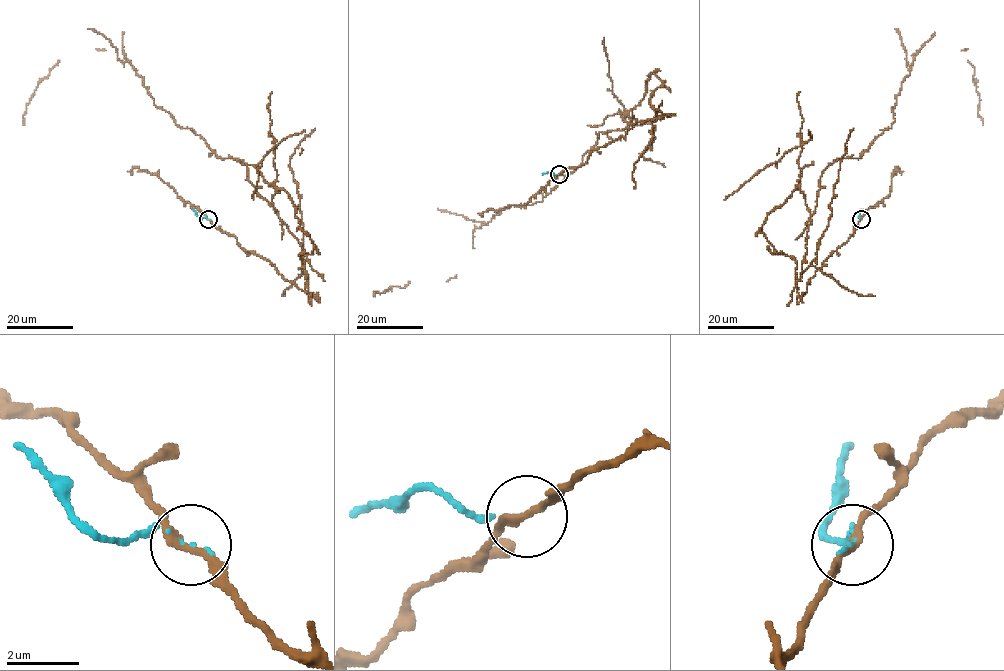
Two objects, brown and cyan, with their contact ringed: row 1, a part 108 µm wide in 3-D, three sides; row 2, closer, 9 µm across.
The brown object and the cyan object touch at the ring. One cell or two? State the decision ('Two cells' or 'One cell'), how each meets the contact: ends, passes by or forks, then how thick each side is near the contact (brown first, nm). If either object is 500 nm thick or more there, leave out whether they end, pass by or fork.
Two cells. At the ring brown passes by. At the ring cyan ends. Thickness 200 nm (brown) against 80 nm

